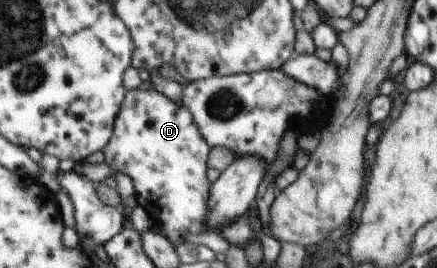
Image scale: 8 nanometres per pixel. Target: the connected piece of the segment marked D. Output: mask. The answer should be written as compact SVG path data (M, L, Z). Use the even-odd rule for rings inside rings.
M154 87L154 89L149 89L148 91L144 91L144 89L129 90L127 100L124 101L123 111L120 112L119 120L115 127L115 136L112 138L111 144L108 145L104 153L105 161L110 163L116 171L120 171L131 177L136 187L135 193L138 197L138 203L148 211L155 223L164 229L164 233L166 233L168 239L171 239L174 245L180 245L180 243L186 242L186 237L188 237L190 233L201 234L208 232L208 229L210 229L210 223L208 223L208 221L211 215L210 199L213 184L210 183L210 179L208 179L208 169L211 168L209 166L209 160L212 151L213 147L208 143L208 139L204 137L200 125L196 123L196 119L194 119L194 115L192 115L192 110L188 106L178 105L176 101L172 101L171 97L160 93L160 91Z

